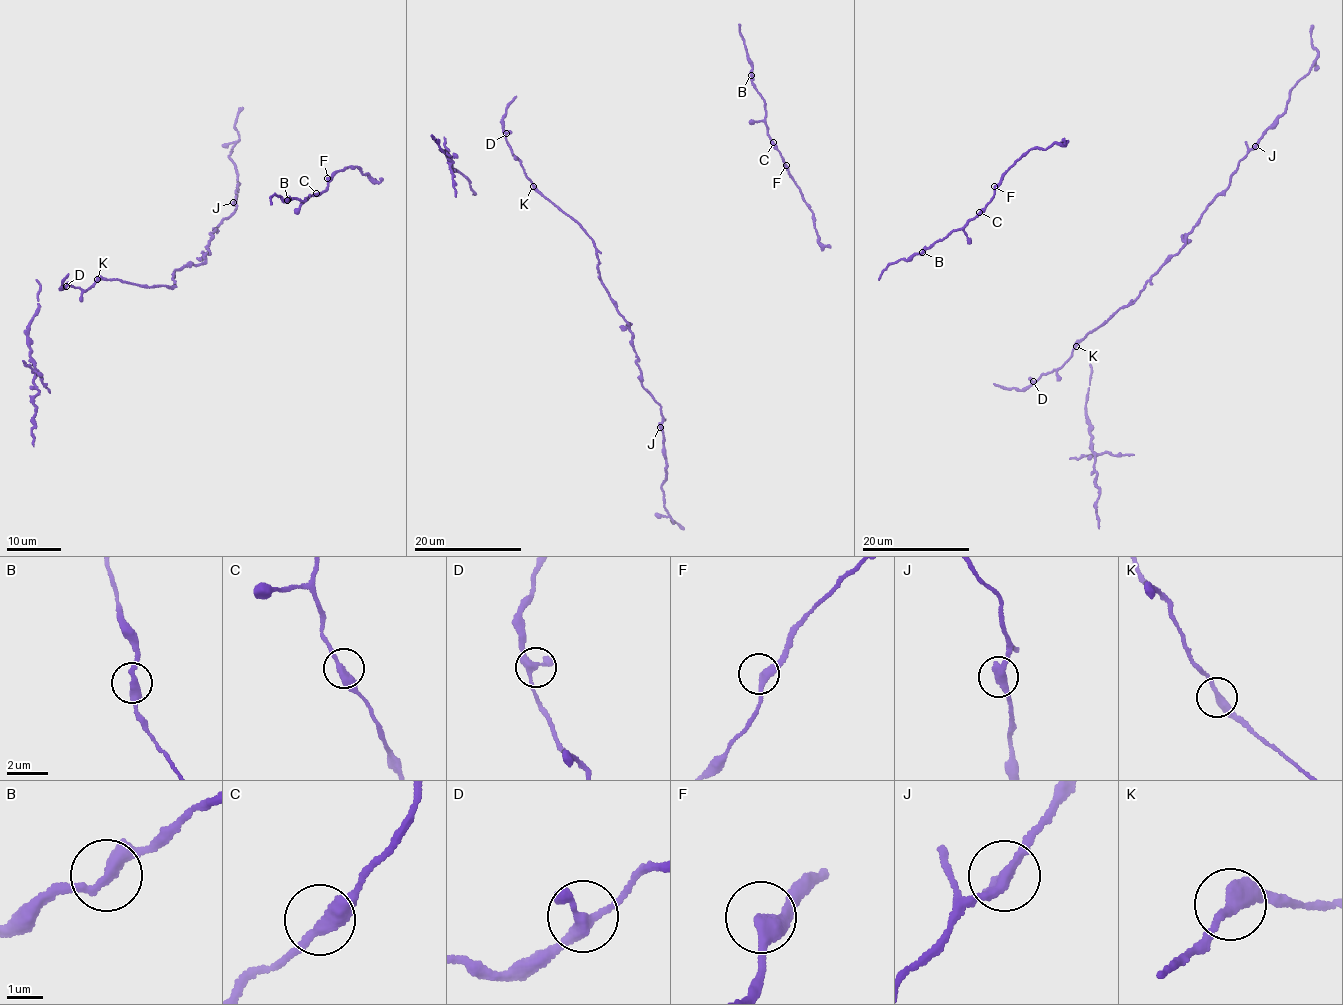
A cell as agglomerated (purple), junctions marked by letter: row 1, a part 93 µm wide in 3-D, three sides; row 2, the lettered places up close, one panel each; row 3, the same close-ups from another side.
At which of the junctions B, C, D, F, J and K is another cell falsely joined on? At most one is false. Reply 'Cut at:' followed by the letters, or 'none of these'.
Cut at: none of these

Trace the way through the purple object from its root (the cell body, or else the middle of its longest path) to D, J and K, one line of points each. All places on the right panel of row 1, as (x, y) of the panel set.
D: (1128, 305), (1118, 308), (1104, 323), (1086, 334), (1059, 368), (1043, 373), (1033, 381)
J: (1128, 305), (1133, 303), (1152, 275), (1179, 254), (1201, 214), (1228, 187), (1239, 161), (1255, 146)
K: (1128, 305), (1118, 308), (1076, 346)

